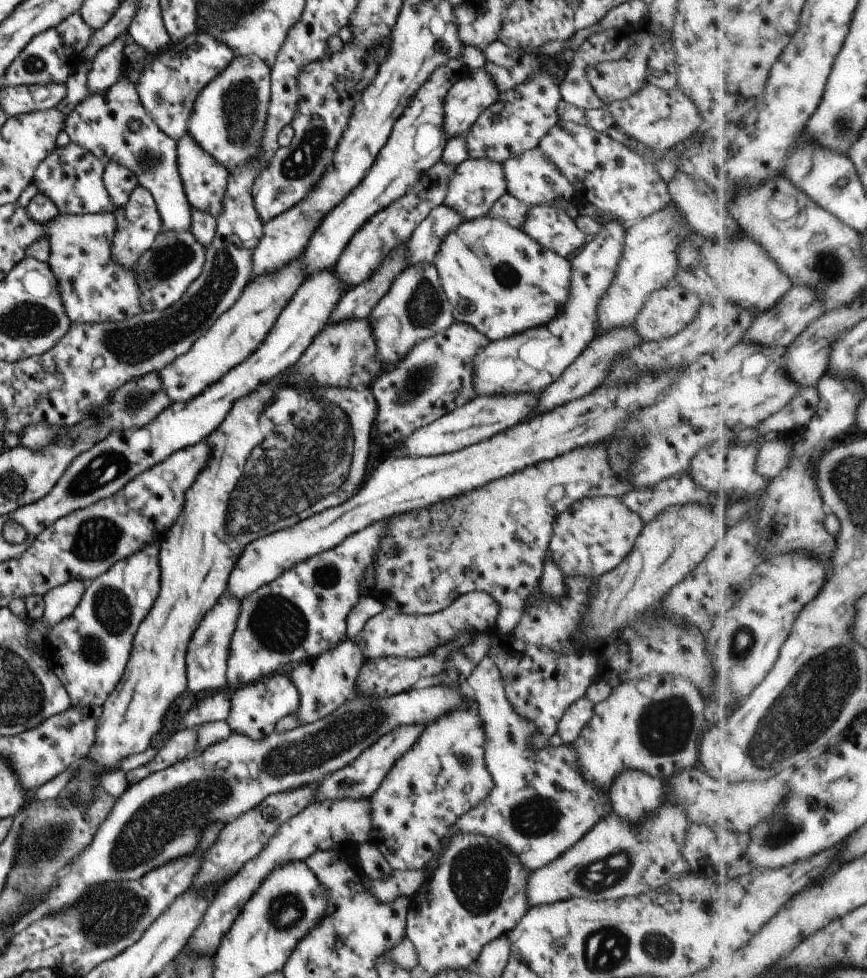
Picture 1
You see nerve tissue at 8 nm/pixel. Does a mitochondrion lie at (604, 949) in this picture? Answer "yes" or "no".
yes

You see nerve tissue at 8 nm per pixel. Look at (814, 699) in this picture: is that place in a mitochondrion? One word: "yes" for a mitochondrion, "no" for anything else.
yes

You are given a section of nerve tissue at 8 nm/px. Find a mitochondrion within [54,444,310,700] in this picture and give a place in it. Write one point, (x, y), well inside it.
(112, 609)

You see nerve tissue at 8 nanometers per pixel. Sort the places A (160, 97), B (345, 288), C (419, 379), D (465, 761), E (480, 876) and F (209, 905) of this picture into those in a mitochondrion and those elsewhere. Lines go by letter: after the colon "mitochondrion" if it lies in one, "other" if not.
A: mitochondrion
B: other
C: mitochondrion
D: mitochondrion
E: mitochondrion
F: other

